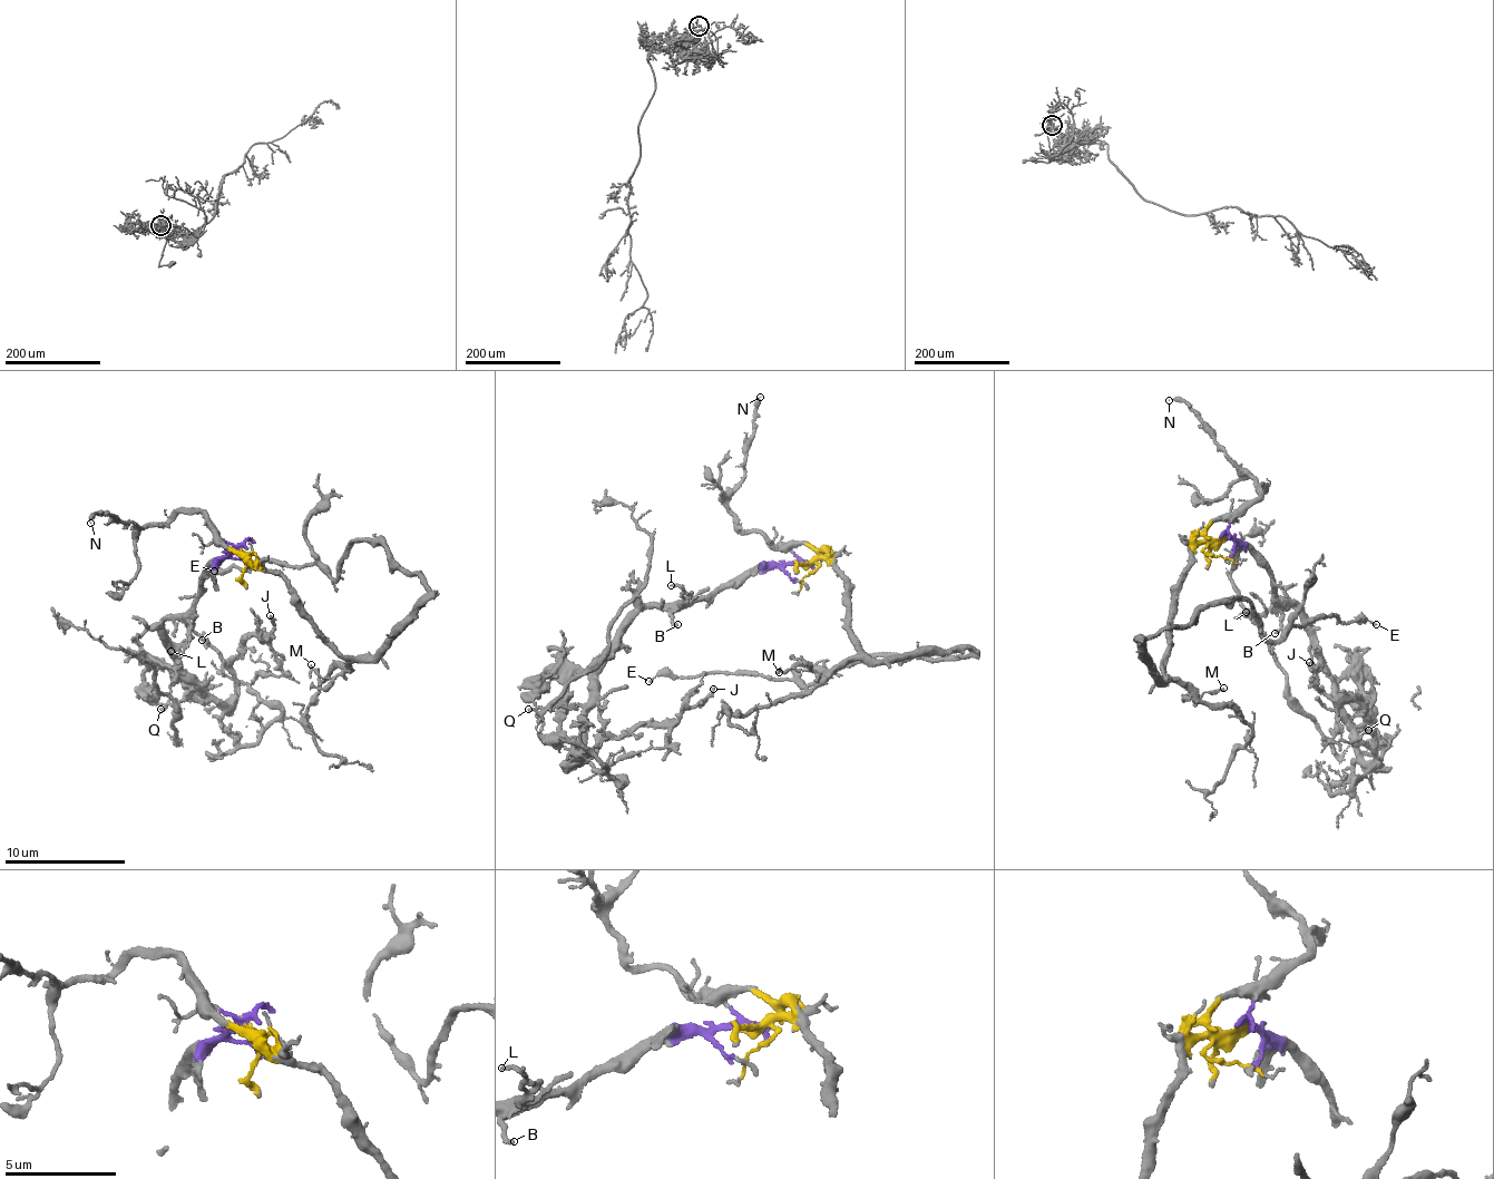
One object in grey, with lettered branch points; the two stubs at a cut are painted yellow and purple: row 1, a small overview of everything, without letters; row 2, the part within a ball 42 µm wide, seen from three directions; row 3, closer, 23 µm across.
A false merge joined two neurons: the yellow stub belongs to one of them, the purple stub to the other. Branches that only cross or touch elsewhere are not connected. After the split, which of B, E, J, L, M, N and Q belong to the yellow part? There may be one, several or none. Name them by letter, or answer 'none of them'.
E, M, N

